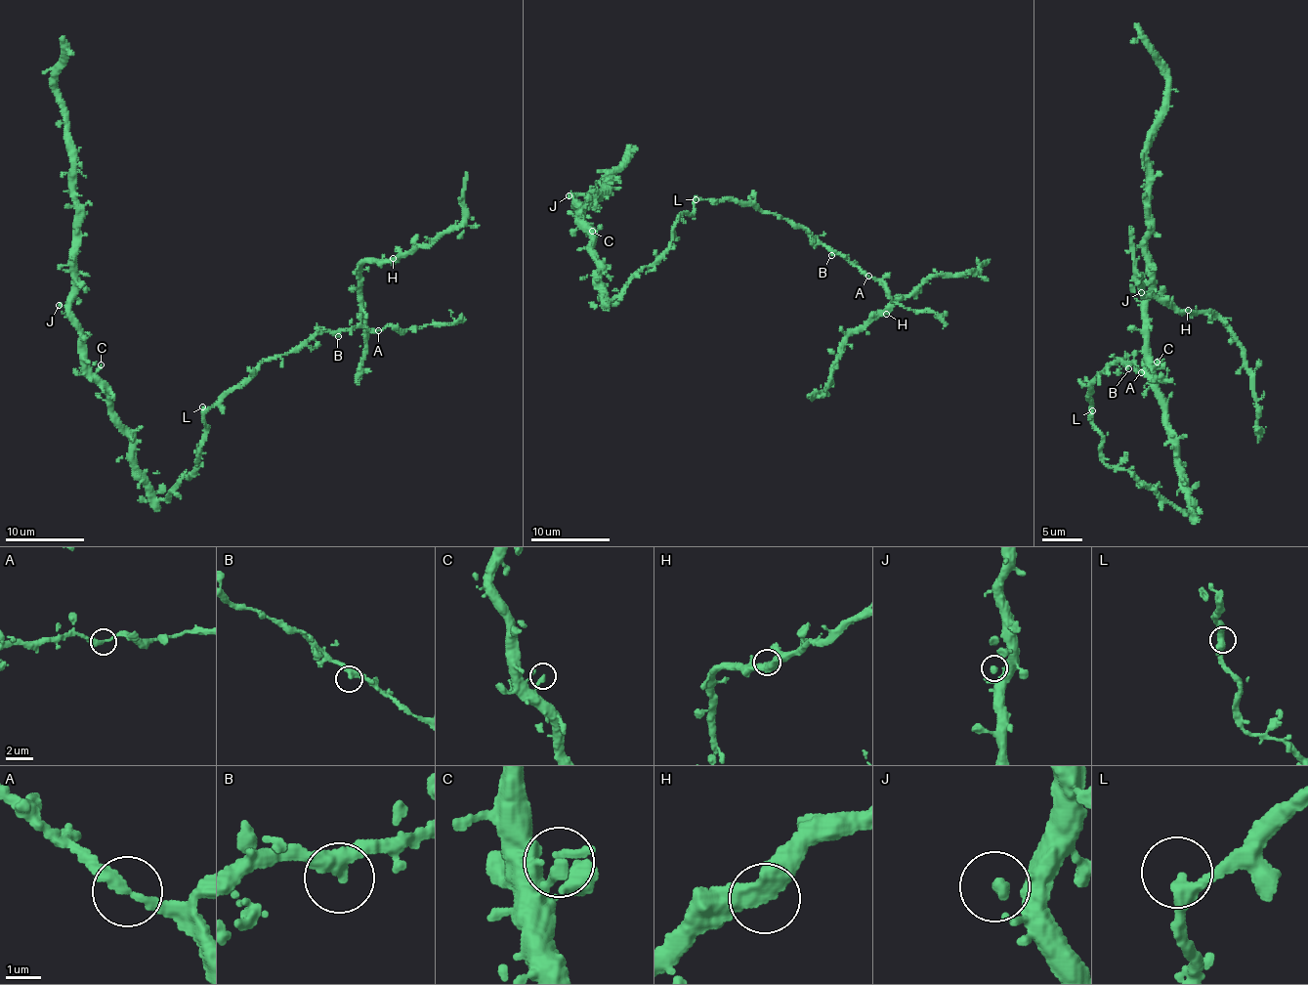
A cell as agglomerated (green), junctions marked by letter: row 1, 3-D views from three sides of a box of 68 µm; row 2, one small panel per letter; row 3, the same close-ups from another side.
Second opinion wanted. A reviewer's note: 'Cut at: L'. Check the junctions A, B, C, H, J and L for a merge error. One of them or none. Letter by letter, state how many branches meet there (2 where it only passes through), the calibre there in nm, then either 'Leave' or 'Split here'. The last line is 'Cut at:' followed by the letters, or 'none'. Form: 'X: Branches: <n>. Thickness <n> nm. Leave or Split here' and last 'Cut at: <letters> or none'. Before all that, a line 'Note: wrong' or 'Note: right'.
Note: wrong
A: Branches: 2. Thickness 300 nm. Leave
B: Branches: 2. Thickness 300 nm. Leave
C: Branches: 1. Thickness 340 nm. Leave
H: Branches: 2. Thickness 500 nm. Leave
J: Branches: 1. Thickness 320 nm. Leave
L: Branches: 2. Thickness 320 nm. Leave
Cut at: none

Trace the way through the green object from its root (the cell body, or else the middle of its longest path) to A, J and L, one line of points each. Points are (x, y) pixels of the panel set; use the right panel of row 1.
A: (1154, 489), (1104, 462), (1102, 434), (1092, 422), (1087, 397), (1097, 376), (1117, 362), (1136, 364), (1140, 371)
J: (1154, 489), (1190, 512), (1178, 471), (1178, 440), (1146, 358), (1147, 321), (1137, 299), (1141, 292)
L: (1154, 489), (1132, 474), (1114, 470), (1104, 462), (1102, 434), (1092, 422), (1092, 410)

